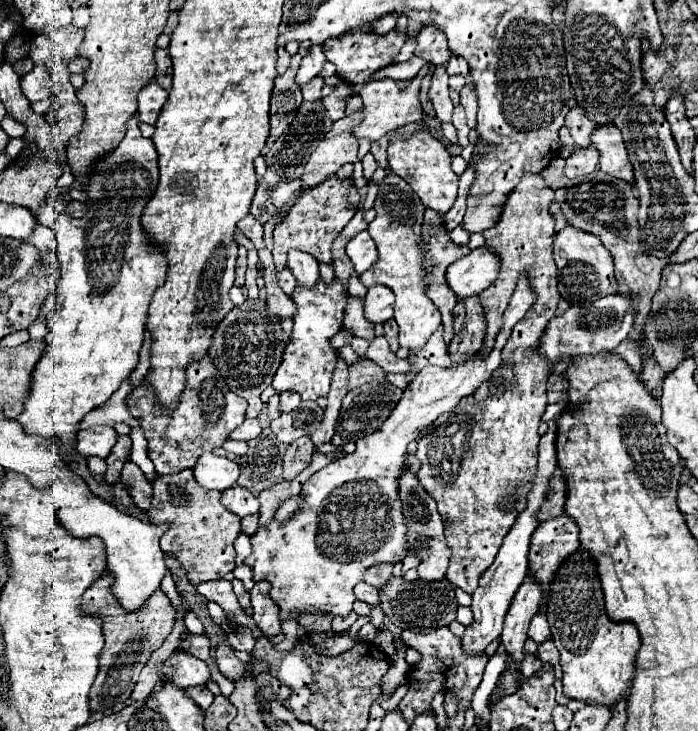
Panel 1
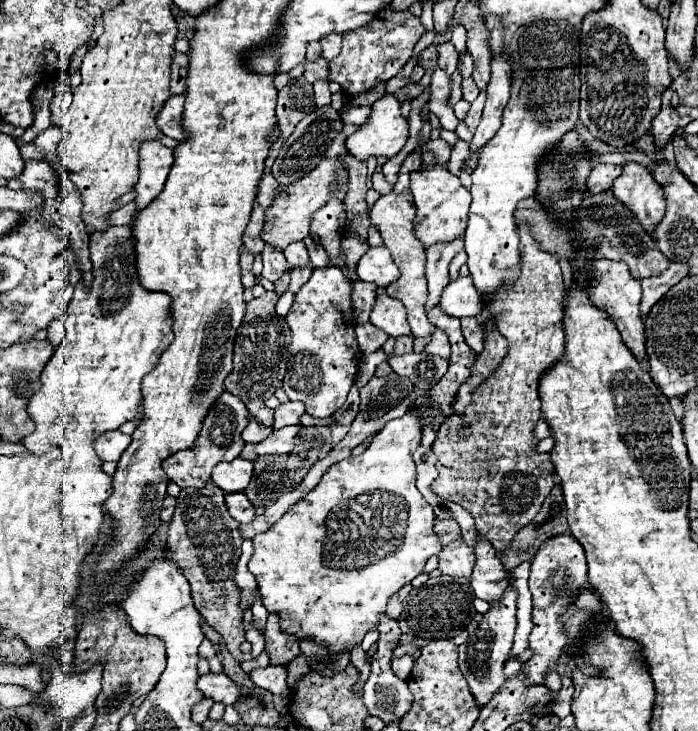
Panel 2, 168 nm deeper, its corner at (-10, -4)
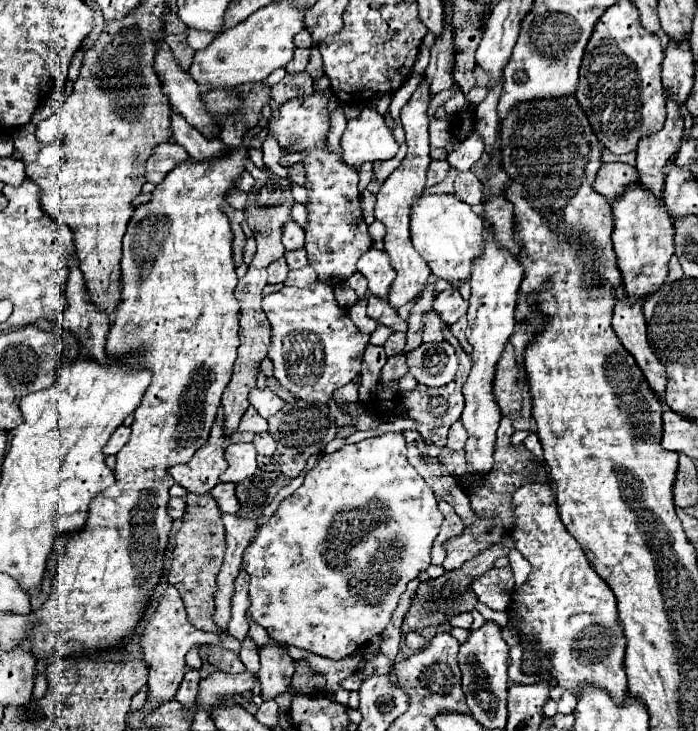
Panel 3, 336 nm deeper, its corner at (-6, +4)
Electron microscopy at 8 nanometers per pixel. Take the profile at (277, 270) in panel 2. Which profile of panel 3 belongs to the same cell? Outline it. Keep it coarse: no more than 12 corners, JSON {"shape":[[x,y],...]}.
{"shape":[[285,257],[267,267],[269,283],[283,283],[289,267]]}

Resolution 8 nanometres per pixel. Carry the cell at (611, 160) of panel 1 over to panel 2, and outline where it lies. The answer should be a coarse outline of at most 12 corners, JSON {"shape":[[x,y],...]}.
{"shape":[[627,163],[613,195],[653,237],[667,207],[643,165]]}

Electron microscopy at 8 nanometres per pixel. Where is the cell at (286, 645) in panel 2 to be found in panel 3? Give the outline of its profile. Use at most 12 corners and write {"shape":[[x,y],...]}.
{"shape":[[273,639],[259,649],[261,695],[273,699],[295,671],[285,645]]}

